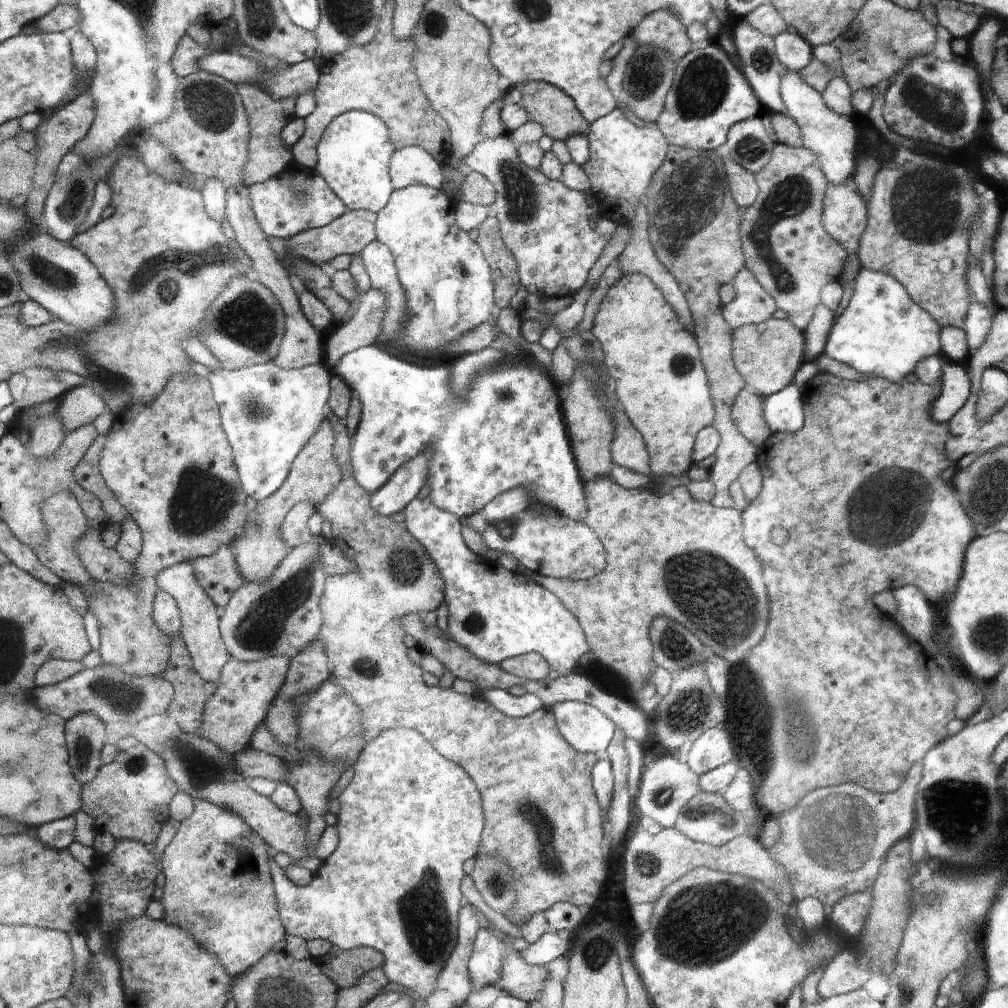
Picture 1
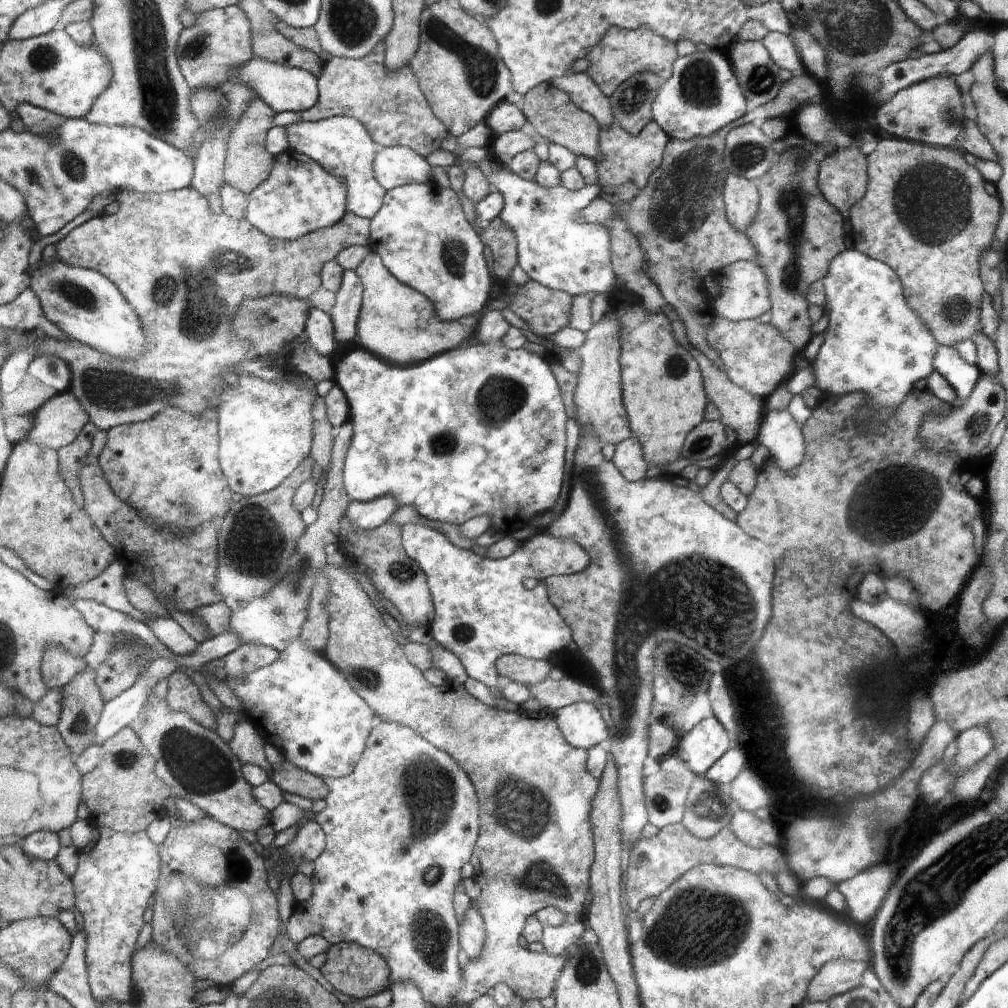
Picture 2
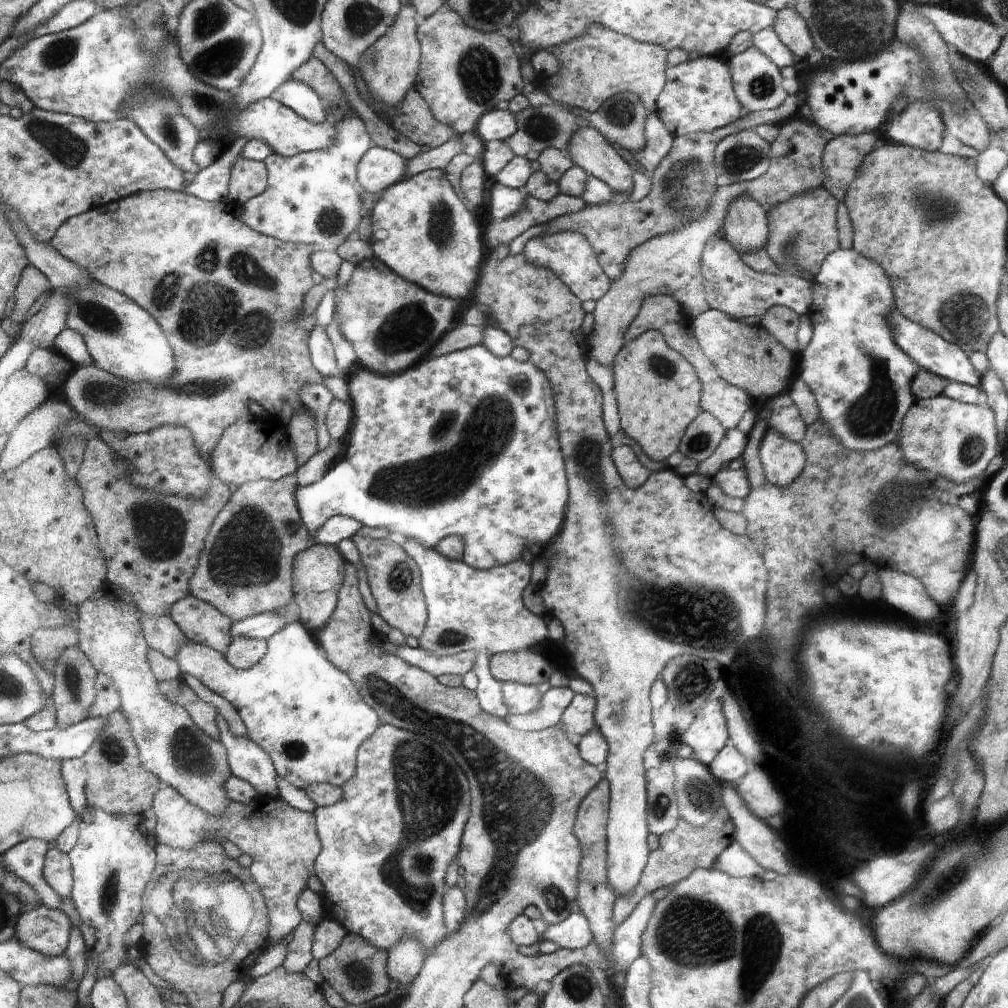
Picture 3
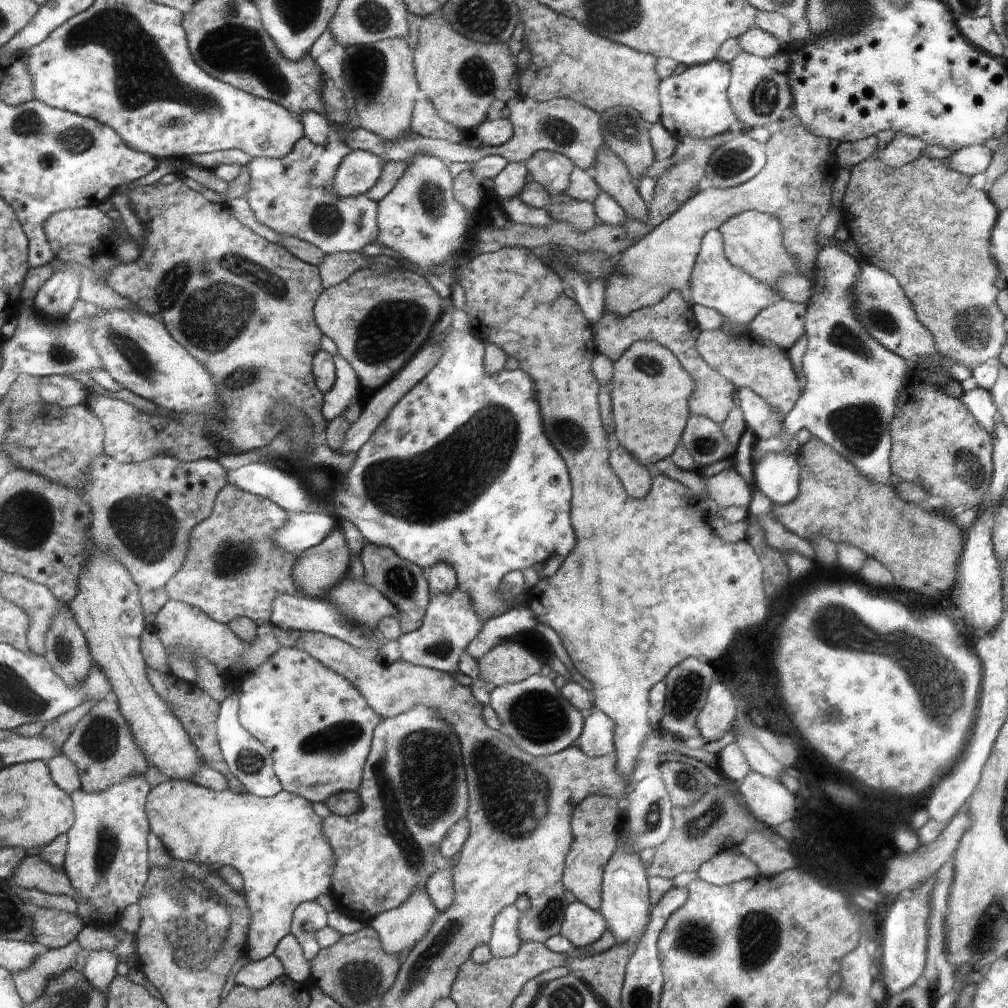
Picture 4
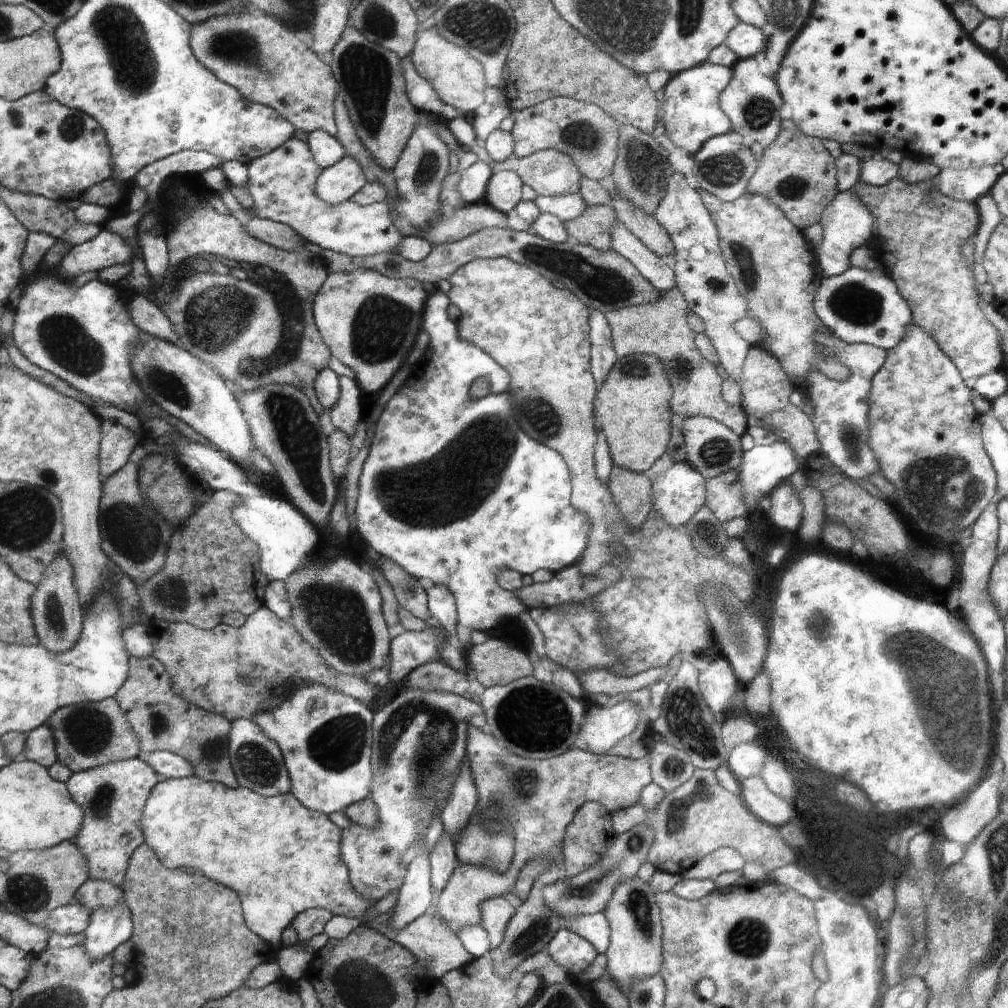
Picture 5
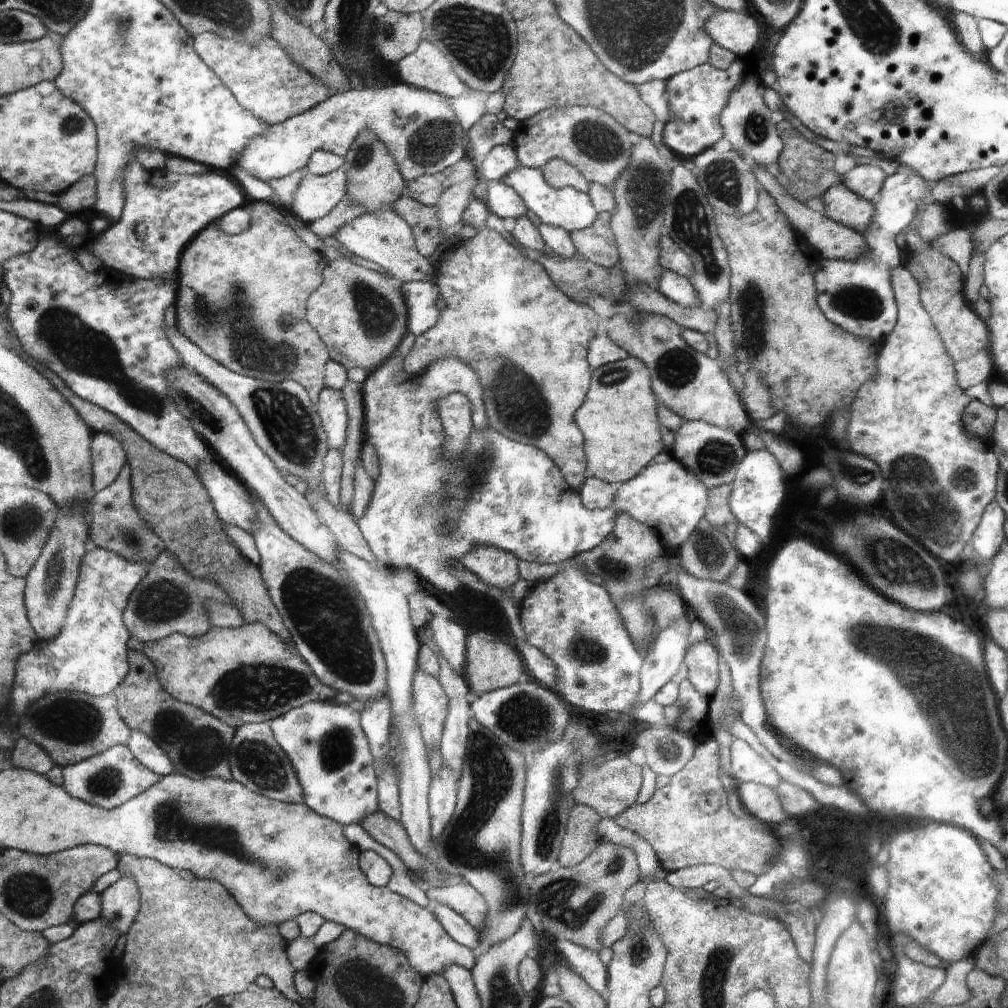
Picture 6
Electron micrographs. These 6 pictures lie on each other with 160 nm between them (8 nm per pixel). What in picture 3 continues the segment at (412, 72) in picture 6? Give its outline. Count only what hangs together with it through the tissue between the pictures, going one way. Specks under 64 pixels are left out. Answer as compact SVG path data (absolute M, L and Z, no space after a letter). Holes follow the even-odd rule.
M445 6L425 18L422 28L417 28L417 36L422 36L422 76L418 76L413 88L425 97L433 115L450 125L458 136L476 128L478 120L487 113L486 106L490 112L498 102L522 93L526 80L520 70L521 62L510 40L500 31L475 29Z

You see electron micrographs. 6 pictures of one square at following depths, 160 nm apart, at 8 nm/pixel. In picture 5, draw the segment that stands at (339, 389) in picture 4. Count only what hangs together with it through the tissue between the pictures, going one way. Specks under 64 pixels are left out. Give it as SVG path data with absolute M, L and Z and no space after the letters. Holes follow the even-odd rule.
M346 375L339 376L340 394L336 404L330 409L330 418L334 428L343 430L351 440L351 436L360 418L359 397L362 390L355 379Z

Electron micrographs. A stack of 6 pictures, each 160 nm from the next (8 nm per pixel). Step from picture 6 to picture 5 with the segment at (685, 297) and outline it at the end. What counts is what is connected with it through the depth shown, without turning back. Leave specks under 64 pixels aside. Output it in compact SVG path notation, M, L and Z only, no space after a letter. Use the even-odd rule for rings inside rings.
M614 223L611 230L611 248L627 258L646 280L659 291L675 287L672 263L654 254L622 223Z

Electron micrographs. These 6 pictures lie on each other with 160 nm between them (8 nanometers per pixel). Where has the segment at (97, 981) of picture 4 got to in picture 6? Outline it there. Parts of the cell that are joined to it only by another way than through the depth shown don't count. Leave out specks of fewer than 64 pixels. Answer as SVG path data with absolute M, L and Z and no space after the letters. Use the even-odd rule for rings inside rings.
M122 875L101 895L101 916L119 934L126 934L139 911L138 885L130 875Z

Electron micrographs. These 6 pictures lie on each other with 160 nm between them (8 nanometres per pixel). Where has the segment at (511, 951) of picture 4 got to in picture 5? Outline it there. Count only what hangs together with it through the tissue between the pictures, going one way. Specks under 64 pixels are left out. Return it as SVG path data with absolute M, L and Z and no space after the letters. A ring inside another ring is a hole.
M504 897L488 899L481 905L481 926L487 932L492 951L503 943L505 928L515 915L516 909Z

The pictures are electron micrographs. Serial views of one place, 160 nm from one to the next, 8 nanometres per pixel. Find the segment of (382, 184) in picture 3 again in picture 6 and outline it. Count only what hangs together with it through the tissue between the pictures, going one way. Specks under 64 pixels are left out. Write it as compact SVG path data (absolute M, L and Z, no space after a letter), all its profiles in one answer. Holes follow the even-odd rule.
M340 167L325 175L308 173L294 196L292 212L307 225L328 215L347 196L347 172Z

